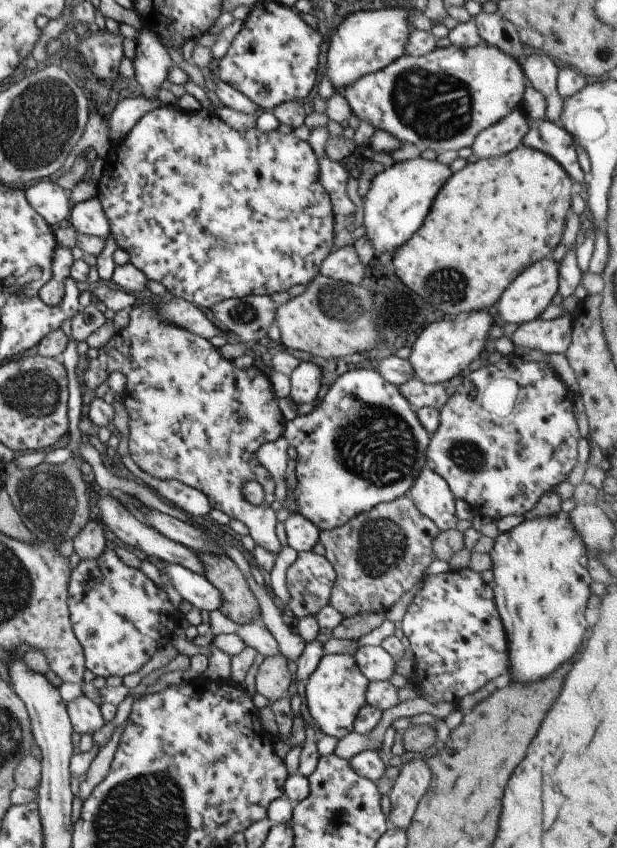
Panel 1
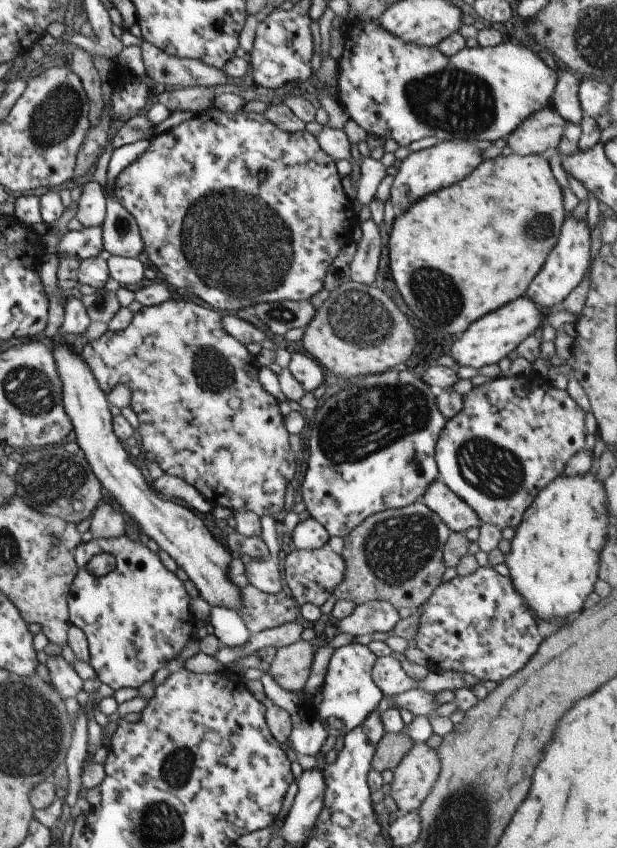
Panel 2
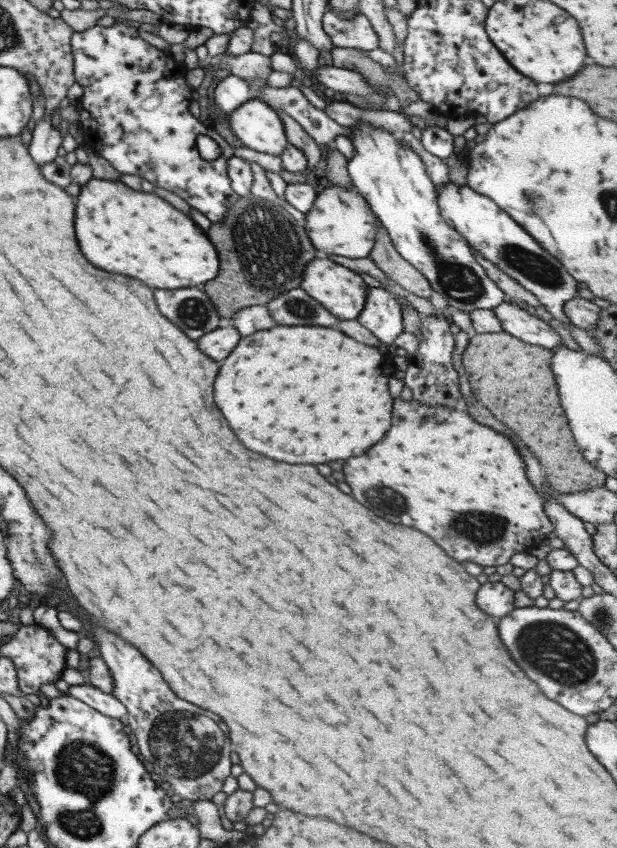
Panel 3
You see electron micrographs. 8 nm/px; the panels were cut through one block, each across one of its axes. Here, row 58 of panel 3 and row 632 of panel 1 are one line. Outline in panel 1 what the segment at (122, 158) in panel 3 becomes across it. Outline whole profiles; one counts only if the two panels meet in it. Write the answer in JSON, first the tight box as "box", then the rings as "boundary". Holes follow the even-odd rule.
{"box":[67,548,182,680],"boundary":[[[109,548],[104,549],[99,558],[80,560],[79,564],[70,570],[67,609],[71,631],[81,646],[85,669],[95,677],[106,679],[109,676],[119,676],[125,680],[128,676],[142,671],[145,662],[151,659],[159,647],[170,643],[173,630],[178,628],[178,621],[182,615],[156,583],[149,580],[141,570],[125,566]]]}

